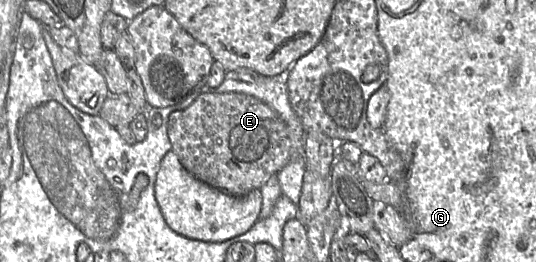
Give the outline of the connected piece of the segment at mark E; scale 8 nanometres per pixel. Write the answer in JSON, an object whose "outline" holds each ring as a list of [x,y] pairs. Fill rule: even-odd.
{"outline":[[[227,92],[227,93],[201,93],[195,100],[184,110],[174,111],[168,117],[167,123],[168,138],[172,145],[172,151],[176,153],[182,166],[195,178],[208,184],[209,186],[224,191],[233,196],[244,196],[255,189],[261,189],[261,187],[267,182],[267,180],[274,174],[278,174],[282,169],[289,165],[299,156],[301,153],[294,153],[294,148],[288,137],[288,125],[279,116],[279,114],[273,110],[269,105],[261,100],[242,93]]]}

